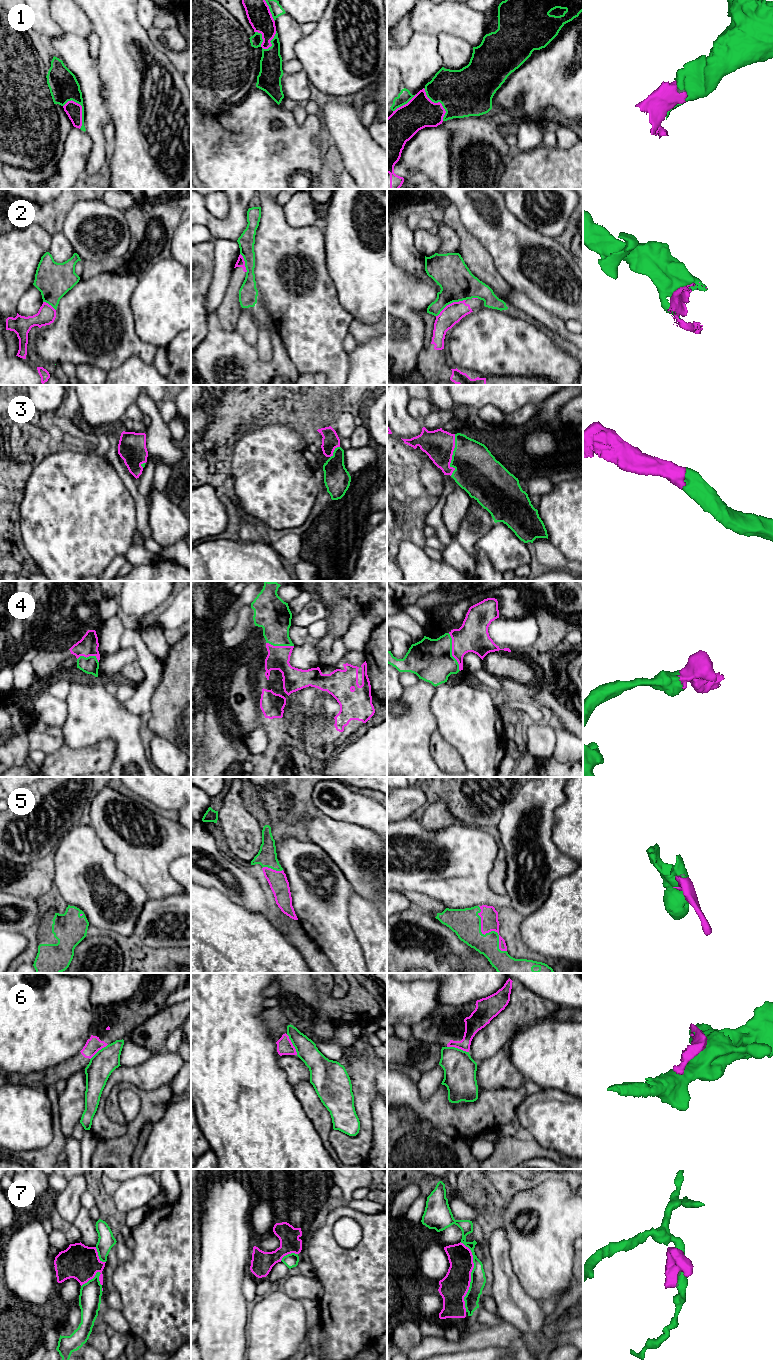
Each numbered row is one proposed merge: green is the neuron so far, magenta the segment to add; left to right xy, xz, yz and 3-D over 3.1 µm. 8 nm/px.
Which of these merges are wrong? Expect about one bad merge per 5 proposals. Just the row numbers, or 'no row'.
2, 6, 7

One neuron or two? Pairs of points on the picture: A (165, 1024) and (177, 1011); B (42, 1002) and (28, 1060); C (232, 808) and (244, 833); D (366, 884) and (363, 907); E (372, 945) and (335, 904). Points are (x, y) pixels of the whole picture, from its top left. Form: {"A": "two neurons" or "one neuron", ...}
{"A": "one neuron", "B": "one neuron", "C": "one neuron", "D": "two neurons", "E": "two neurons"}

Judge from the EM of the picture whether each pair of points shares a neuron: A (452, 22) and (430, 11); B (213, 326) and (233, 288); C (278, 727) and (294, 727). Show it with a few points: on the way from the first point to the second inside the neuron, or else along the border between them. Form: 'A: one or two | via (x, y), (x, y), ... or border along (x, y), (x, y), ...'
A: one | via (447, 17), (435, 16)
B: two | border along (215, 311), (220, 325), (225, 330), (235, 329)
C: two | border along (289, 722), (288, 735)

